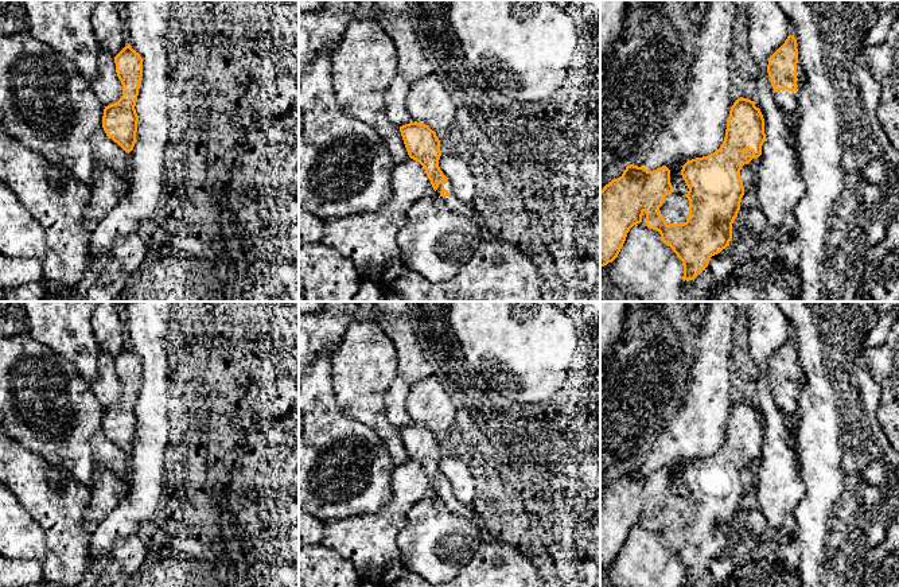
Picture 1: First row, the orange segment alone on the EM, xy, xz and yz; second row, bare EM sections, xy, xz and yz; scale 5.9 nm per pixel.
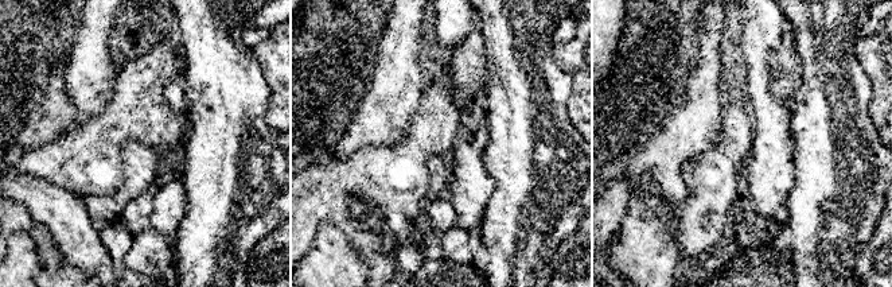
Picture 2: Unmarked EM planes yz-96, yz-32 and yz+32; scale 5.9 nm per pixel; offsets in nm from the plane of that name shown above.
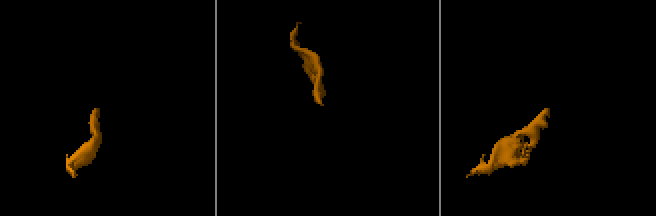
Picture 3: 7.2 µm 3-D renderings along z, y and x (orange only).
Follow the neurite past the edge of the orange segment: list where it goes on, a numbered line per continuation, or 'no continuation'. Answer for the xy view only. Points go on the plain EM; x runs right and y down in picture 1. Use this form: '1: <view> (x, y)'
no continuation

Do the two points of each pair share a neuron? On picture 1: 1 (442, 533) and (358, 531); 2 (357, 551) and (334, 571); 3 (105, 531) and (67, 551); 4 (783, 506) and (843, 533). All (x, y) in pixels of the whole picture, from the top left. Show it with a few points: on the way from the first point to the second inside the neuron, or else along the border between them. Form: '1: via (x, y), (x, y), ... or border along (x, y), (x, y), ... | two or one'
1: border along (415, 504), (407, 524), (397, 535), (403, 563) | two
2: border along (322, 543), (343, 556), (358, 572) | two
3: border along (92, 533), (92, 562), (85, 570) | two
4: border along (802, 481), (802, 497), (796, 509), (790, 532) | two

